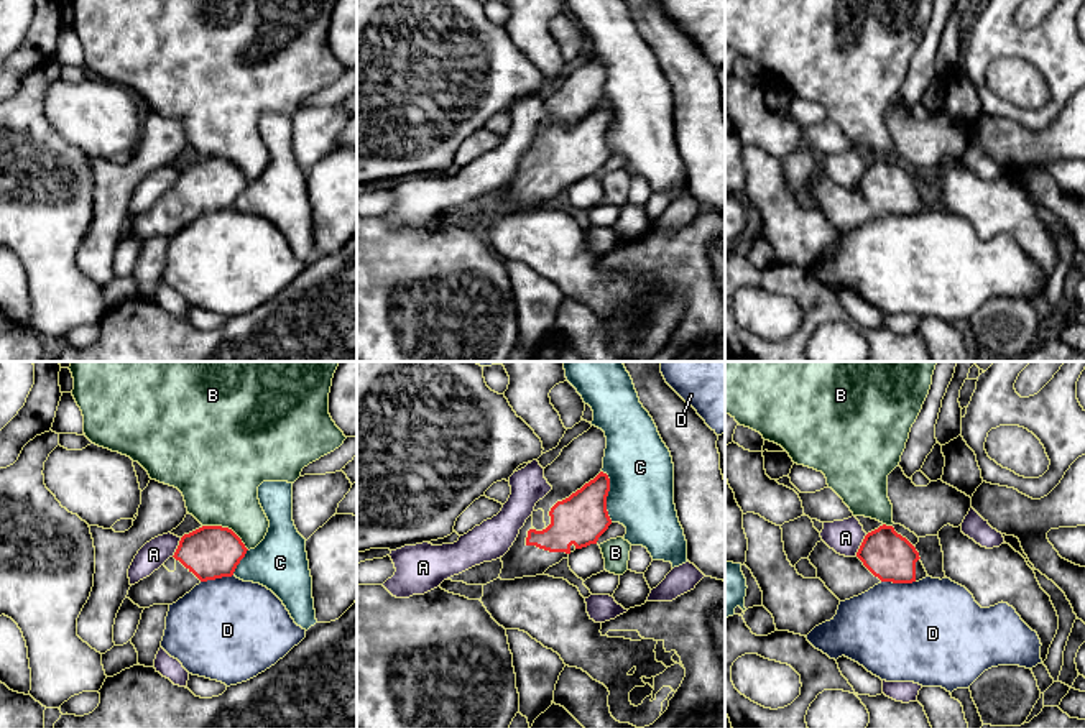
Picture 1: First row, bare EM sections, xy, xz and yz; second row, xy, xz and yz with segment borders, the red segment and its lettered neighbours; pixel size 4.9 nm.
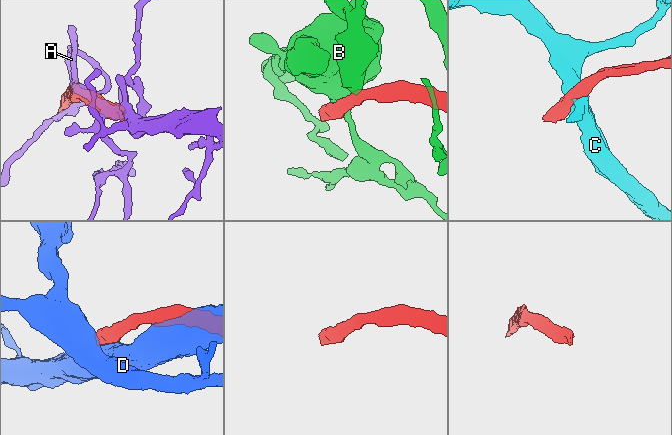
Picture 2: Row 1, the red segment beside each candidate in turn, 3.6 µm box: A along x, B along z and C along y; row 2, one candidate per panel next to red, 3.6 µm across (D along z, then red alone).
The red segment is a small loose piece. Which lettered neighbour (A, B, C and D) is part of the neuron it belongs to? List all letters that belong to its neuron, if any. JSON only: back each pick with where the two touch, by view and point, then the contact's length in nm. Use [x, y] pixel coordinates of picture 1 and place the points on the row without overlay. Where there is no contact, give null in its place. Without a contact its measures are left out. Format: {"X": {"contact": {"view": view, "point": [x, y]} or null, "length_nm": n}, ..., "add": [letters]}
{"add": []}

